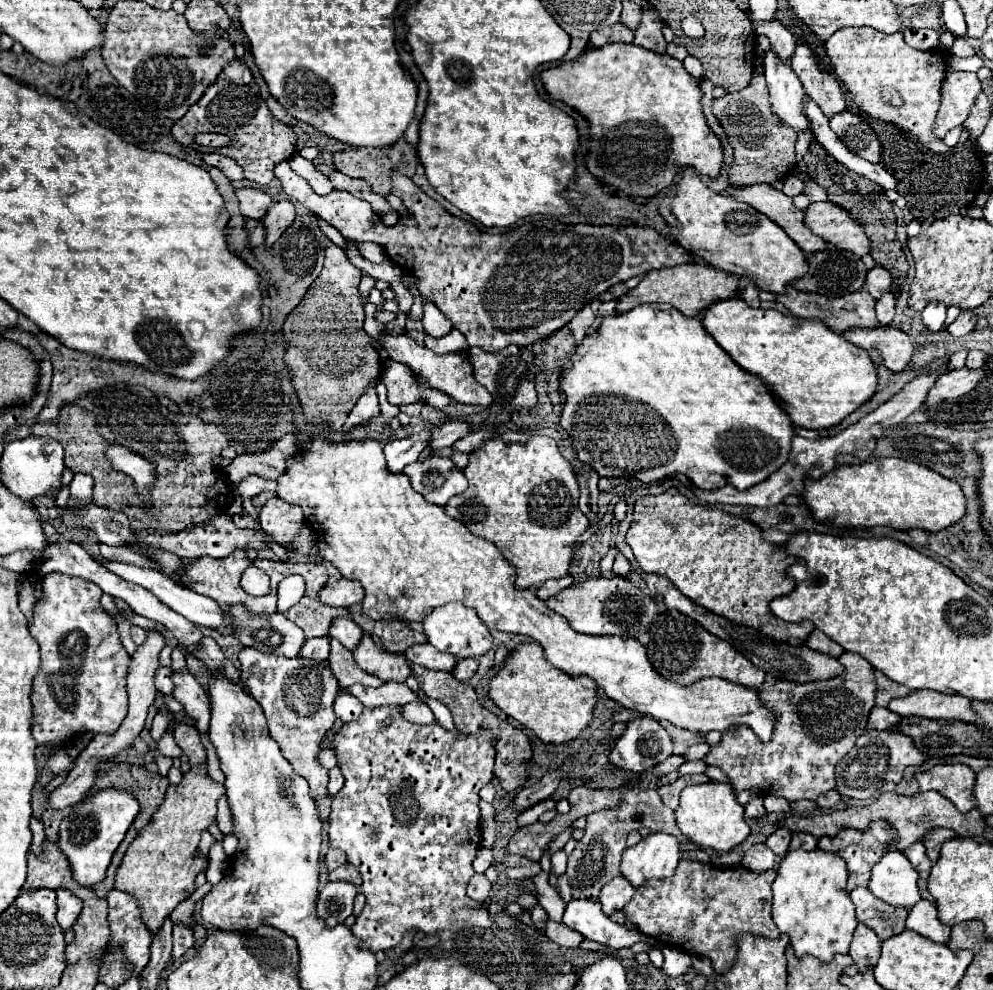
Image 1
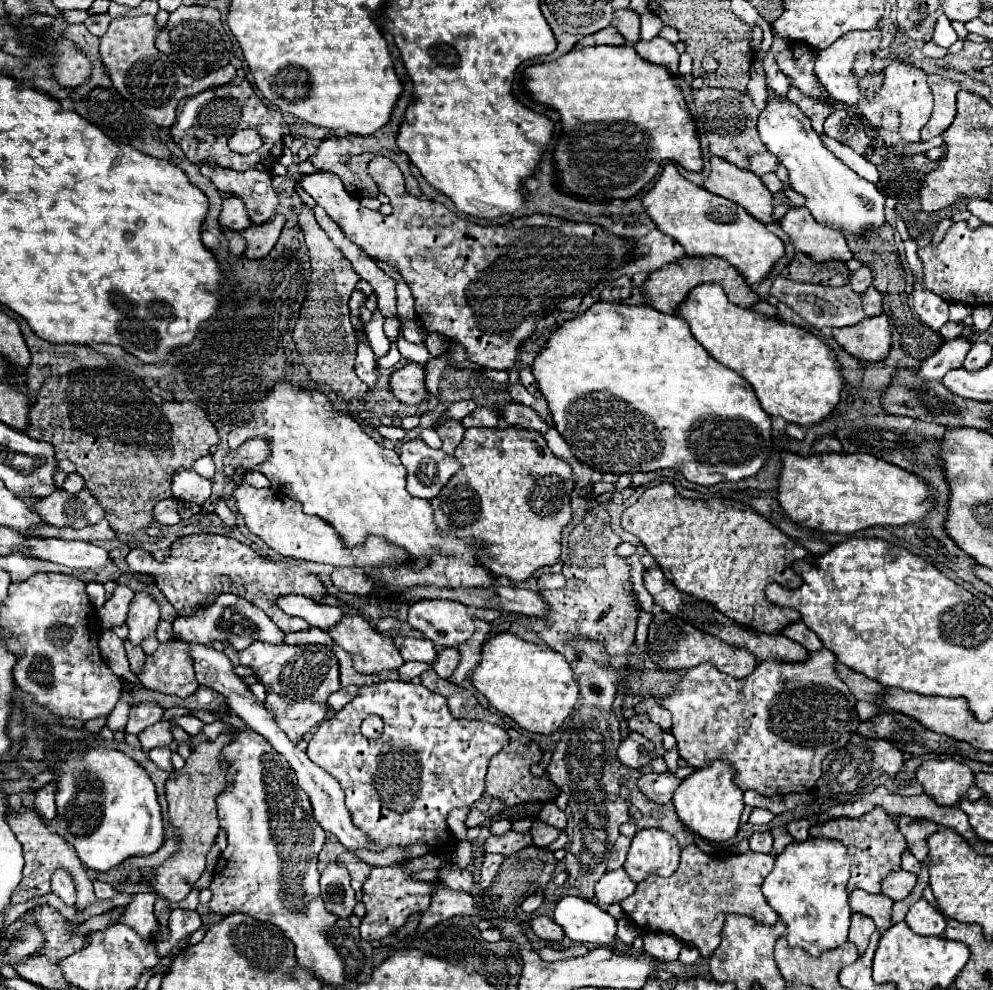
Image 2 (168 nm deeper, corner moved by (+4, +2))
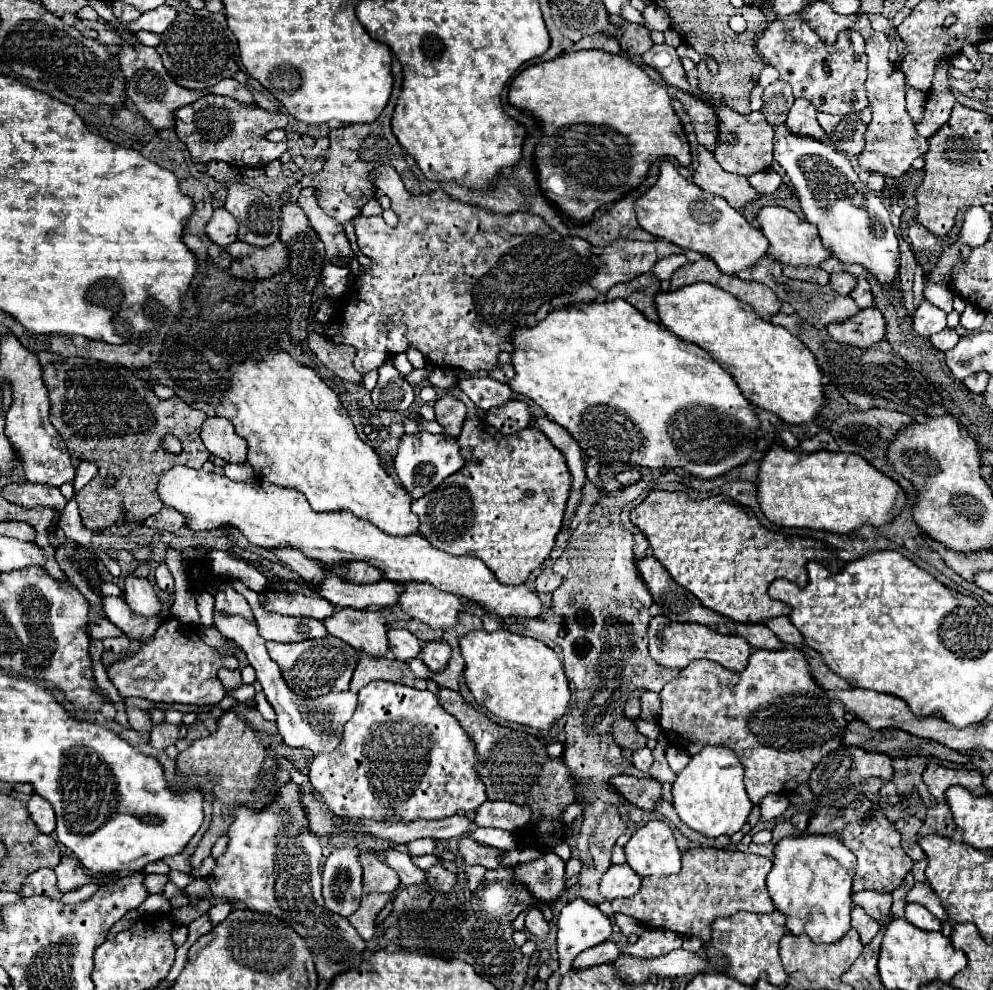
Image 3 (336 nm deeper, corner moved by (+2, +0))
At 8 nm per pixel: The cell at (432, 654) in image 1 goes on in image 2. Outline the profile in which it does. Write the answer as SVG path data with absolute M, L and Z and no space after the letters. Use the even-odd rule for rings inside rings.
M397 636L395 646L405 662L427 662L431 664L437 656L437 650L431 640L427 638L411 638L411 636Z

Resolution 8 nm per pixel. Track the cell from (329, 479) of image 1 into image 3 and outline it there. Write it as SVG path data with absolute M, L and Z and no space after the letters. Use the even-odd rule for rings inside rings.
M275 354L259 362L247 360L237 364L231 368L231 372L231 390L221 398L221 406L216 412L220 417L231 420L237 434L247 440L247 462L253 466L259 480L303 492L315 512L347 510L357 518L369 520L391 536L419 534L419 516L411 512L413 498L401 484L393 480L393 476L385 472L379 454L357 436L355 424L345 406L313 368L295 362L289 354Z

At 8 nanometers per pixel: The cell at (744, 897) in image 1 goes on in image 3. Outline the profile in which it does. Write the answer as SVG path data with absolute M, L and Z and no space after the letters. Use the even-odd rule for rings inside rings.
M691 848L683 852L679 874L661 878L647 876L635 896L613 900L613 910L639 920L643 926L667 928L681 936L697 936L707 944L713 932L711 924L719 916L733 916L741 910L757 914L775 912L775 904L765 886L769 870L771 860L765 856L745 854L739 850Z

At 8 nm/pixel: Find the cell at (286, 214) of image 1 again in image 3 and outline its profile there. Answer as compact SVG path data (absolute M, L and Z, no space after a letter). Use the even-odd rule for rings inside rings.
M277 238L273 244L261 248L261 246L251 246L247 242L233 242L225 248L231 256L231 276L237 278L269 278L281 268L287 266L289 250L287 244Z

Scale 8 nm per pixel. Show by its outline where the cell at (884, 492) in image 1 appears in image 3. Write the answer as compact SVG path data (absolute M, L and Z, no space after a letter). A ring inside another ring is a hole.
M773 446L759 468L759 504L777 526L811 528L845 534L865 524L883 526L895 518L895 502L903 488L859 454L819 450L813 454Z

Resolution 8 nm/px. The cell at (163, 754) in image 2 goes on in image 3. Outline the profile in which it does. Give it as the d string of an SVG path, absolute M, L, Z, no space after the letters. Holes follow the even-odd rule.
M165 722L161 726L155 726L151 730L151 746L155 750L165 750L167 746L171 746L171 744L177 742L177 732L179 732L179 728L173 726L173 724L169 724L169 722Z

